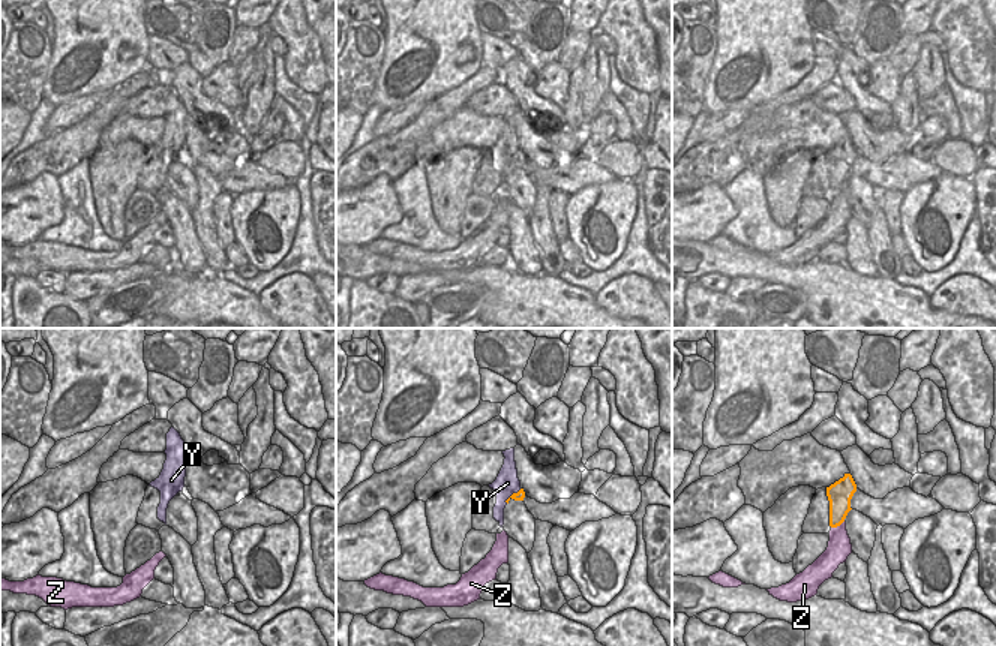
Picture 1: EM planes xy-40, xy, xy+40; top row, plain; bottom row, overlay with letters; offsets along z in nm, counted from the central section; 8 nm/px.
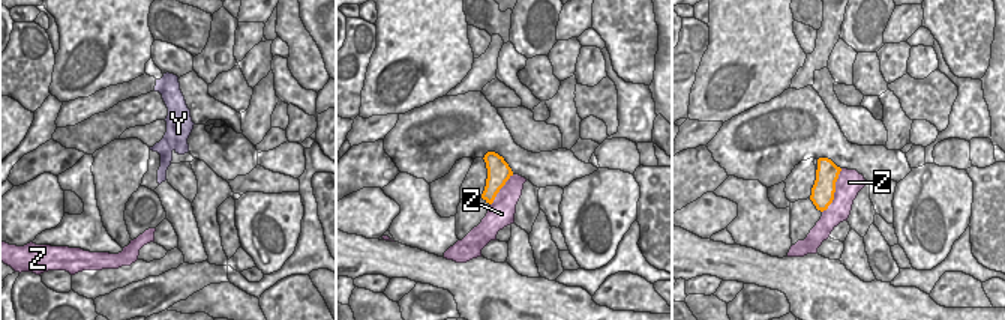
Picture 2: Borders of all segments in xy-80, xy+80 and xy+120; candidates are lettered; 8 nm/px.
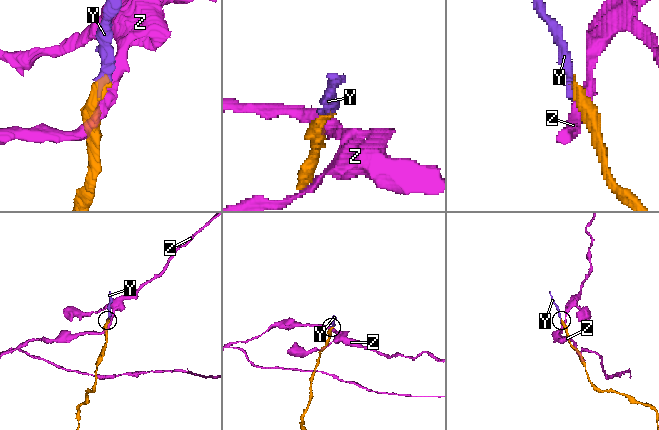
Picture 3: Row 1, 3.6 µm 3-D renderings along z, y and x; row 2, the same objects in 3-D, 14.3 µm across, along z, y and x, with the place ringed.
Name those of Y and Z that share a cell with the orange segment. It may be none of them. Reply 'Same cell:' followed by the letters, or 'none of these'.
Same cell: Y

